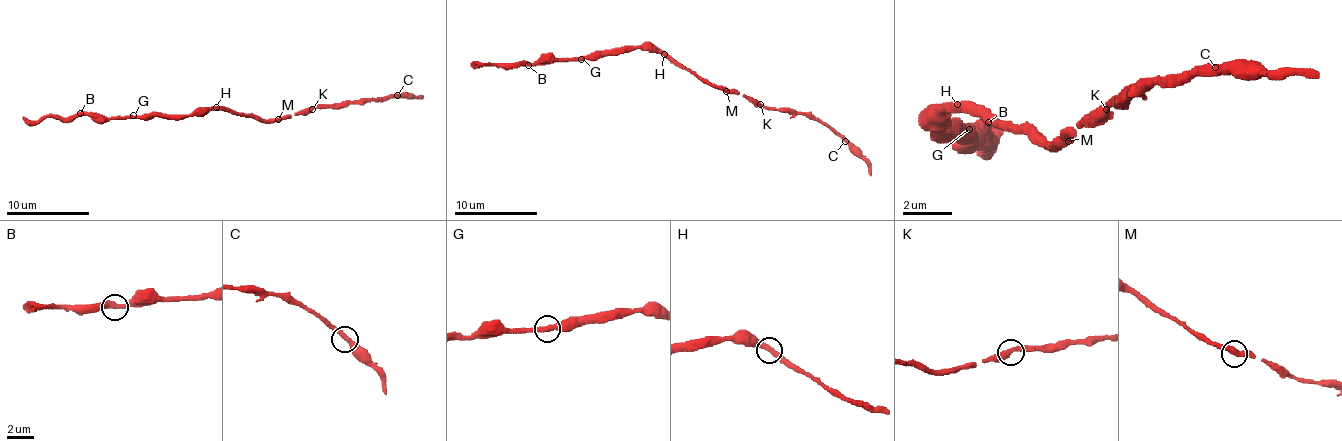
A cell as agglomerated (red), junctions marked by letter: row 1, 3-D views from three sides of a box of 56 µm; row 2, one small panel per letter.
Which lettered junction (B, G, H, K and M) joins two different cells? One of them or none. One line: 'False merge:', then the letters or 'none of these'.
False merge: none of these

